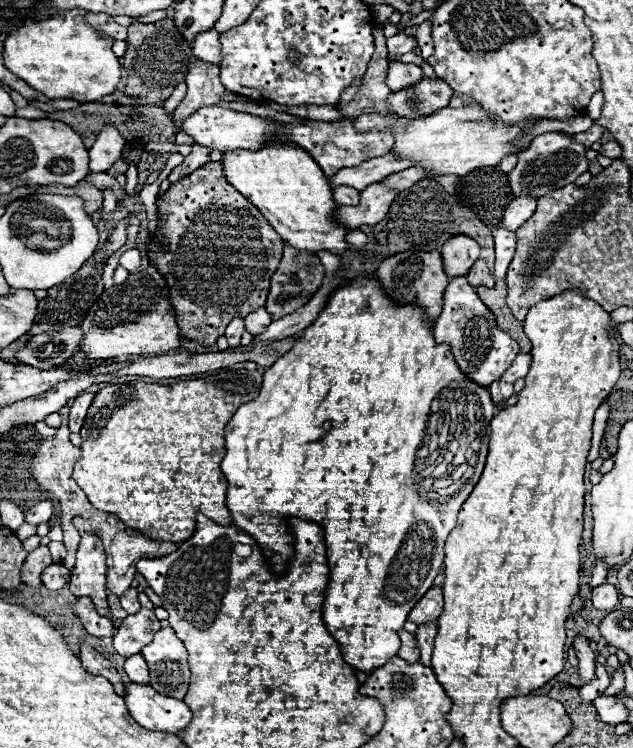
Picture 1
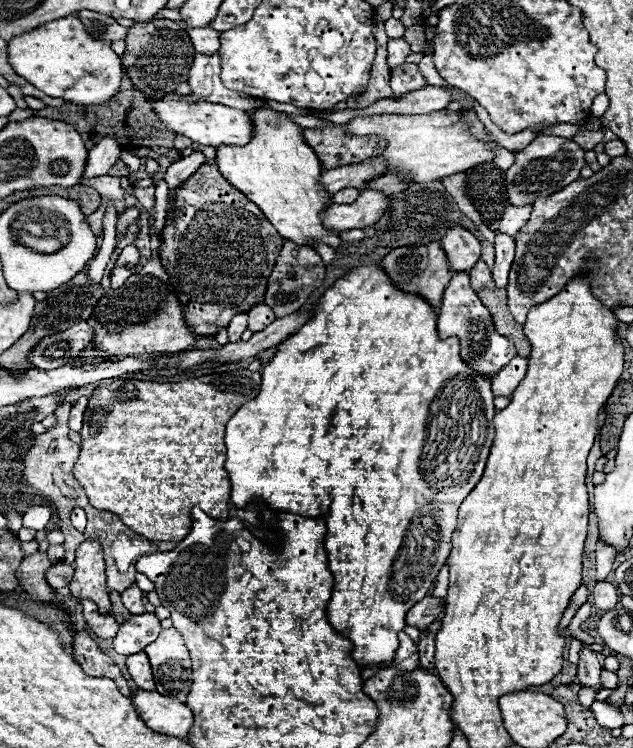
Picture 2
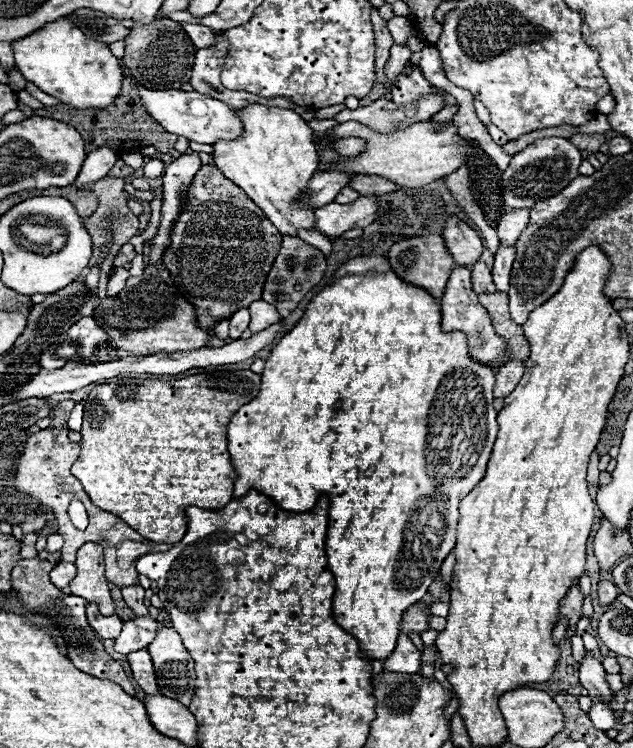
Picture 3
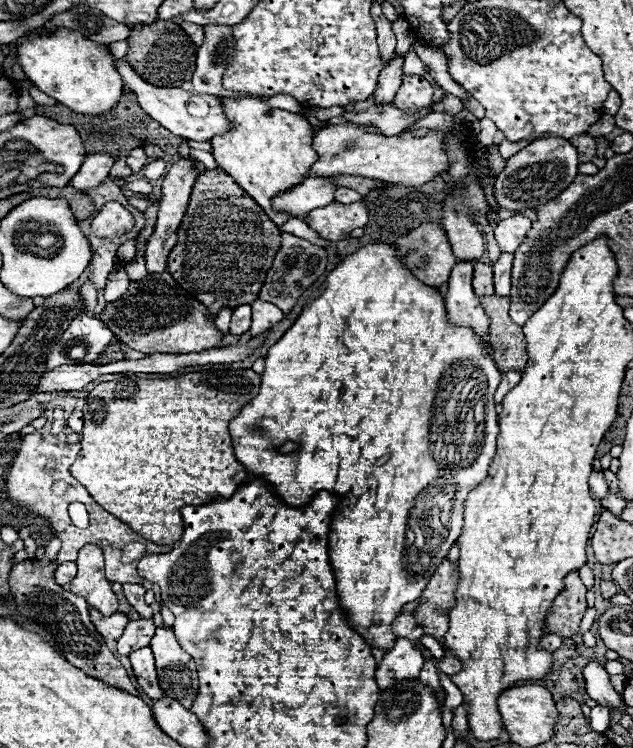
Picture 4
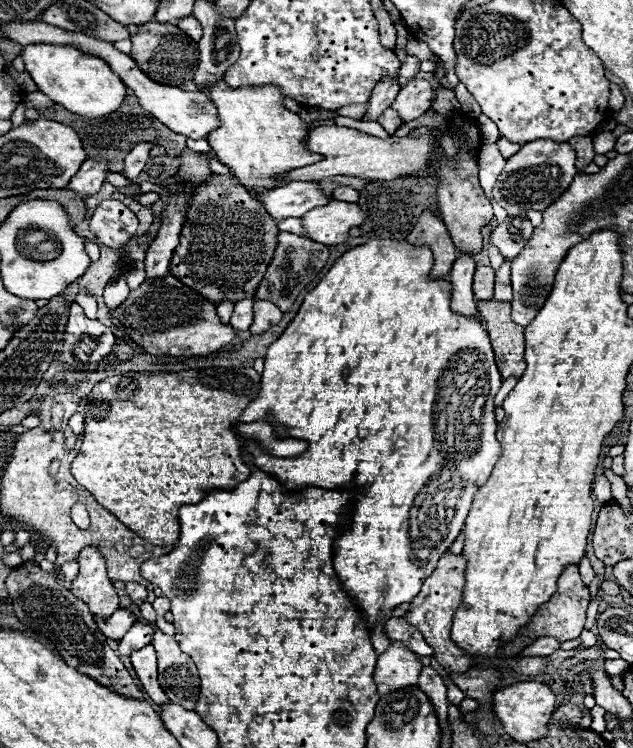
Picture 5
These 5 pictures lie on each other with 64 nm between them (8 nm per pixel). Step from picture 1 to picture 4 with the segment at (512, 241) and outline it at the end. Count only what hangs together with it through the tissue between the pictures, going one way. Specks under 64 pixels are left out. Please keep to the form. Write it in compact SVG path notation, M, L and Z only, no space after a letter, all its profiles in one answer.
M502 254L498 262L492 264L494 268L494 286L496 286L496 296L510 296L510 268L512 268L512 258L510 254Z

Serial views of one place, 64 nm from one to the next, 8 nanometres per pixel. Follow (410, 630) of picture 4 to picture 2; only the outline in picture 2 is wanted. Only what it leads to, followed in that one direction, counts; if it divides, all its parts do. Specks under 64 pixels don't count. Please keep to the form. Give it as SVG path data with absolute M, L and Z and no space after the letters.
M434 596L422 598L418 604L414 604L406 612L406 624L408 626L416 626L418 630L426 630L438 618L442 604L444 604L444 600L434 598Z

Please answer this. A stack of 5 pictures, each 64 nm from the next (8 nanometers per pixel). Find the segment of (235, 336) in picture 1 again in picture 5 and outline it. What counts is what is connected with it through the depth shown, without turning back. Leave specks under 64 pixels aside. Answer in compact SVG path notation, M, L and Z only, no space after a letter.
M244 298L234 304L234 314L230 318L230 324L236 326L236 330L248 332L248 328L252 326L252 318L254 318L252 304L254 304L254 298Z

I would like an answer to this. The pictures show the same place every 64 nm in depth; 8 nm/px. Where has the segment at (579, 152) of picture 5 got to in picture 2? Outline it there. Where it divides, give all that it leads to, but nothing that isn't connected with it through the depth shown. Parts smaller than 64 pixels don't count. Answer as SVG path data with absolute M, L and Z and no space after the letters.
M594 130L594 132L580 132L572 140L578 146L582 146L584 150L594 150L594 146L602 142L602 138L604 138L604 132L602 130Z

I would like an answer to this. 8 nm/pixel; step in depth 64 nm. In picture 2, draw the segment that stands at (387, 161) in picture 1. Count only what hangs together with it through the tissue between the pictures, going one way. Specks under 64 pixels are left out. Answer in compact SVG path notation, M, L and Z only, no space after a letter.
M364 160L360 164L324 170L320 174L320 186L328 196L334 196L342 188L360 188L368 178L376 178L380 174L384 174L384 164L380 160Z

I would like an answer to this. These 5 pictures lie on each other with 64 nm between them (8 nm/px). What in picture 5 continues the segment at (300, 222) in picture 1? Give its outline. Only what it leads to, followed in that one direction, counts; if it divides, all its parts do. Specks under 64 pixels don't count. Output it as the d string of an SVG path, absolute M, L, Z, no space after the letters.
M222 76L212 86L202 88L202 92L216 106L220 120L220 126L212 130L206 140L210 142L216 158L236 174L242 186L254 190L274 188L278 186L276 176L316 162L316 154L308 154L308 150L304 150L304 134L310 126L304 124L298 114L286 110L282 104L284 94L278 86L230 88Z

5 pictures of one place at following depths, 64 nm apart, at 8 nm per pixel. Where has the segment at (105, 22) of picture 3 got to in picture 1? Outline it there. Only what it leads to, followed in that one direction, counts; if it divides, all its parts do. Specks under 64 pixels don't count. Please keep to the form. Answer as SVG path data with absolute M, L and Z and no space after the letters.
M88 12L84 16L84 22L88 26L92 26L96 32L104 34L104 36L110 36L114 40L126 40L126 28L116 24L114 18L108 16L108 14L92 14L92 12Z

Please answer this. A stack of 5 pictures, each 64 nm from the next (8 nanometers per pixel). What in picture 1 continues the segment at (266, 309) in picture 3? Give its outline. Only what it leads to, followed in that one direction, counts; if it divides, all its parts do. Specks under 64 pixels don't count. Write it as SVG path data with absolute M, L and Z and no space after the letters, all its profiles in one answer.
M258 308L258 310L250 312L250 314L244 318L244 322L246 322L246 330L248 330L252 336L256 336L256 334L262 334L262 332L268 328L268 324L272 322L272 318L270 318L270 314L266 312L266 308Z

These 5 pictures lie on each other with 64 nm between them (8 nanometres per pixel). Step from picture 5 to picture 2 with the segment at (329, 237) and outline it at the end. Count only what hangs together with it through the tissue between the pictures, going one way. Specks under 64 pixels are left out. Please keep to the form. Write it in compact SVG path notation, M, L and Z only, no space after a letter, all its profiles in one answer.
M366 190L360 192L354 204L332 204L324 212L320 212L320 220L330 232L346 232L352 228L372 226L372 222L380 220L384 214L384 206L388 206L388 198L382 192Z

